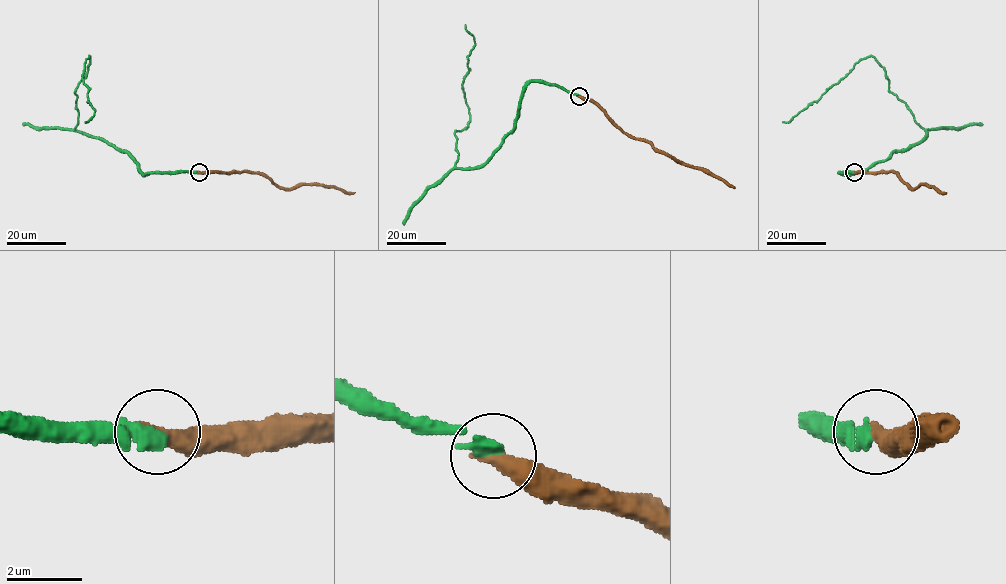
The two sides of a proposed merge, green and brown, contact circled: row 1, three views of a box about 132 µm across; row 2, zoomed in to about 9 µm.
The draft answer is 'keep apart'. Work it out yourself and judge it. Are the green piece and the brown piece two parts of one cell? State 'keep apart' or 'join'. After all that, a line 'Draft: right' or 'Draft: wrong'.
join
Draft: wrong

